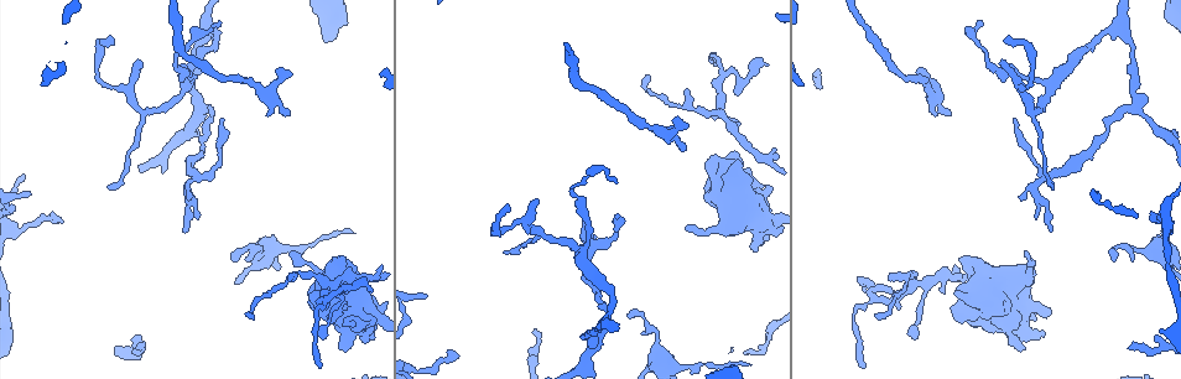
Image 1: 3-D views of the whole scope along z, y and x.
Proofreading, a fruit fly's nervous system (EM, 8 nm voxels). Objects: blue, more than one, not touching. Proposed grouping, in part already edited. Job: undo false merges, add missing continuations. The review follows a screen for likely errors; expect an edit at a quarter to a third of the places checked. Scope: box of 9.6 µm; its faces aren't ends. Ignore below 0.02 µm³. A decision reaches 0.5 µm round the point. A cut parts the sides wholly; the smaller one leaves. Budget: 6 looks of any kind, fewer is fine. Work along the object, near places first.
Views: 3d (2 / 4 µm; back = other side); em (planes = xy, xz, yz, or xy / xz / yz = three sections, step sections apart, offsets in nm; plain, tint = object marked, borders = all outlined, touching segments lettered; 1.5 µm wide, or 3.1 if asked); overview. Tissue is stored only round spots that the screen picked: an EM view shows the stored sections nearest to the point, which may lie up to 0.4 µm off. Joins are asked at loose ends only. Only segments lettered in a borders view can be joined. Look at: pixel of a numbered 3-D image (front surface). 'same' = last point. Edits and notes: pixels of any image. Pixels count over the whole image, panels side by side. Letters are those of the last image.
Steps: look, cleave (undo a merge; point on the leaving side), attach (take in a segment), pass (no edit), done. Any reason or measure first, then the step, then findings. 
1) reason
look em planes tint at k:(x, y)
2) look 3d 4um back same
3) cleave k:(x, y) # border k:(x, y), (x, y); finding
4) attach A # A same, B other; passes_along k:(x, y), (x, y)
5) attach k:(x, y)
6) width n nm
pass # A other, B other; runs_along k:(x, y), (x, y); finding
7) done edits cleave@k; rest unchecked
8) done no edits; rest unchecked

an open end
look 3d 4um at 1:(676, 116)

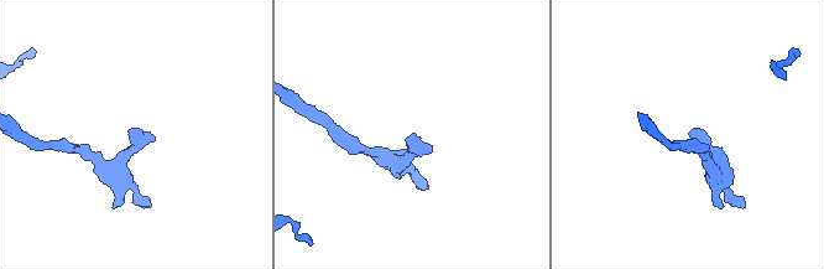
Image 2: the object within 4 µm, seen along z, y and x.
look em xy step 4 borders at 2:(138, 130)

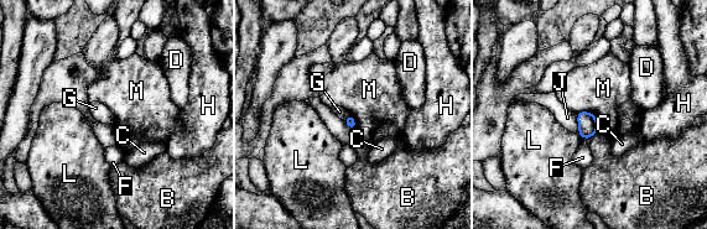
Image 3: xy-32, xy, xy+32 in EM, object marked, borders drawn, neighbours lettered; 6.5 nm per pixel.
look em planes borders same

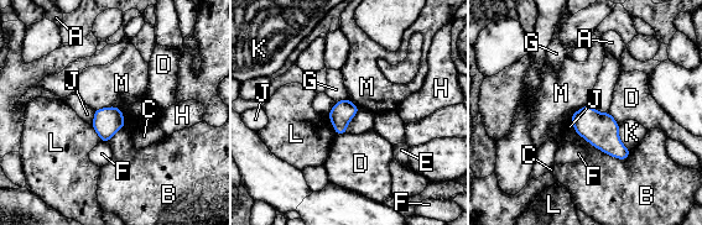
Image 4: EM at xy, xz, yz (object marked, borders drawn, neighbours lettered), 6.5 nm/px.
width 150 nm
pass # A other, B other, C other, D other, E other, F other, G other, H other, J other, K other, L other, M other; border 4:(94, 109), (116, 106), (125, 124); none of them fits

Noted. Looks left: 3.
tapers out
look em xy step 8 borders at 1:(981, 20)

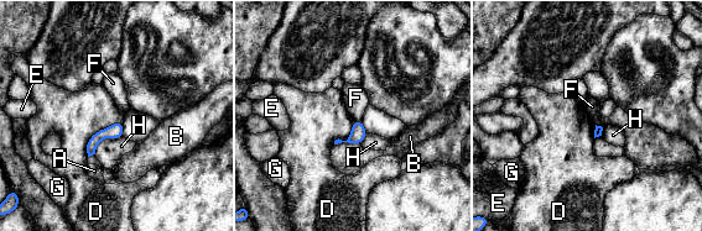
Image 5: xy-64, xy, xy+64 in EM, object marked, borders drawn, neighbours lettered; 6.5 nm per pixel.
look em planes borders same

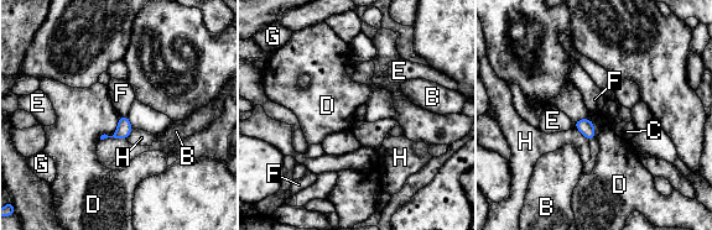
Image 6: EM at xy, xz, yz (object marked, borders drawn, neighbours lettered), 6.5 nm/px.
pass # B other, C other, D other, E other, F other, G other, H other; border 6:(126, 114), (120, 116); none of them fits

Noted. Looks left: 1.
done no edits; rest unchecked

